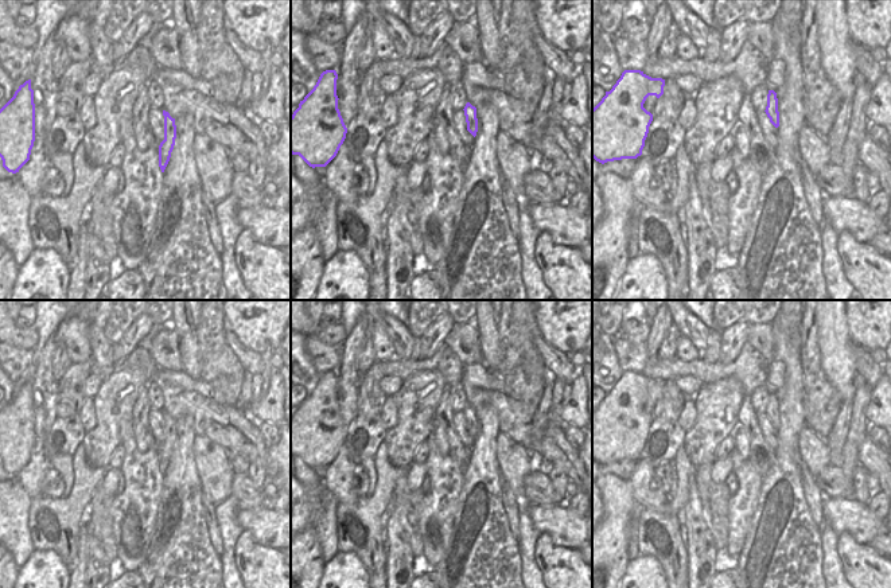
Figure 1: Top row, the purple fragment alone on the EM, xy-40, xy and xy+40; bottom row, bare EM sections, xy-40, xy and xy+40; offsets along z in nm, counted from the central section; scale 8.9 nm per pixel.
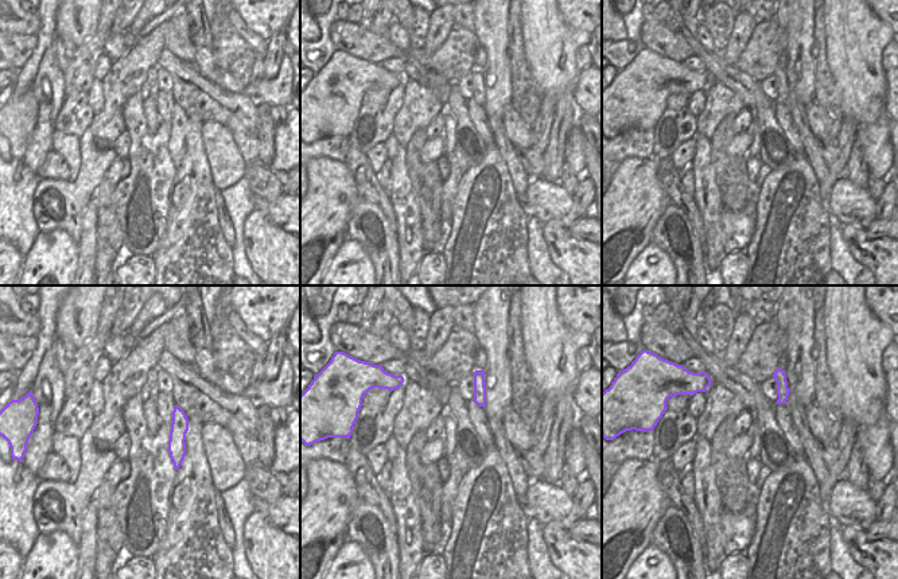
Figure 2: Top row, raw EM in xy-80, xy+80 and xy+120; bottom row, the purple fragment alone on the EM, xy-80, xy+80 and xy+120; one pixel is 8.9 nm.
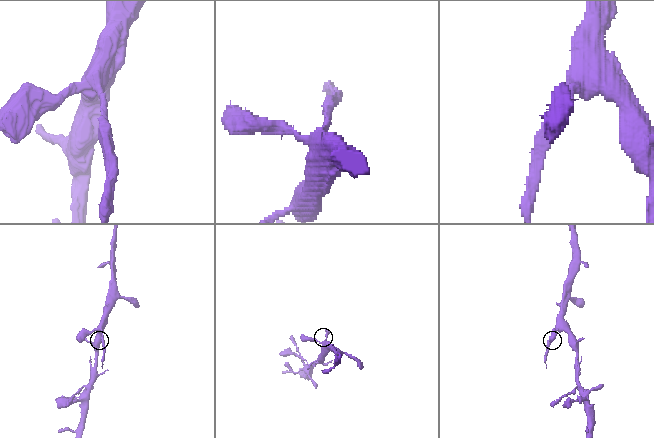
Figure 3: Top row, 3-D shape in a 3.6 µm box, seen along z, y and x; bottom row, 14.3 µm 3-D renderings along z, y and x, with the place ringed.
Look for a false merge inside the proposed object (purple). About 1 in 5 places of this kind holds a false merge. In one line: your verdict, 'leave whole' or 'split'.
split

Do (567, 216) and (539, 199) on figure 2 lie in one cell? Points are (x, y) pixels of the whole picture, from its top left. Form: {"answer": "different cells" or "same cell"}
{"answer": "same cell"}

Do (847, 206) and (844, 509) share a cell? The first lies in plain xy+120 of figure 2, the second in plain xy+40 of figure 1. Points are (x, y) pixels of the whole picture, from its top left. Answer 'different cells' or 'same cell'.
same cell

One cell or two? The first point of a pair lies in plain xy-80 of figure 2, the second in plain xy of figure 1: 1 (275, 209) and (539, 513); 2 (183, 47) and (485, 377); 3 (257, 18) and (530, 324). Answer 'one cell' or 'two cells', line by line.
1: one cell
2: two cells
3: two cells

